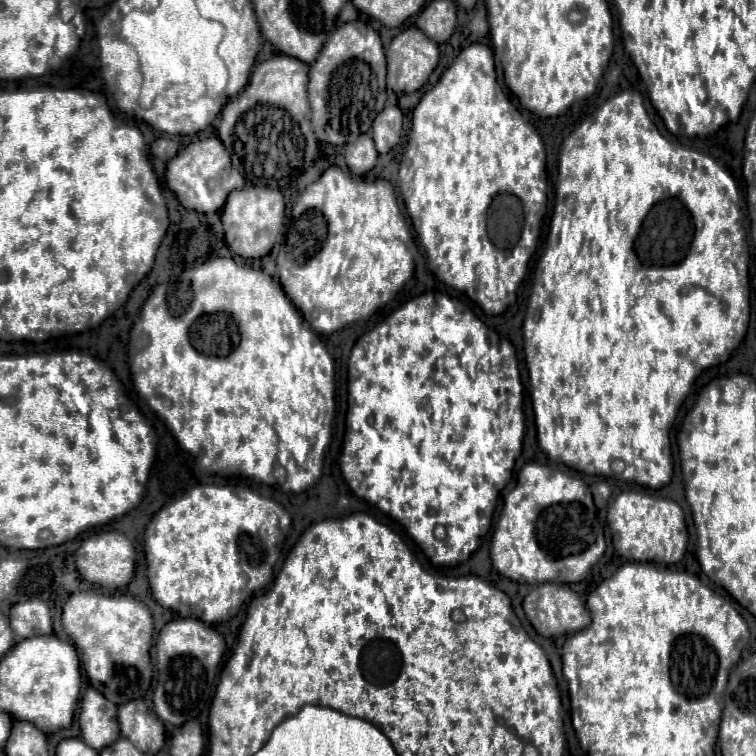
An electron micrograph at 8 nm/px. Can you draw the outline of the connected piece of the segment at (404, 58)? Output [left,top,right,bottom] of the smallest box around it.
[387,28,439,94]

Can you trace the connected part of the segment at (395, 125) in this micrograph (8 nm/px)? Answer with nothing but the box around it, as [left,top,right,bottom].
[373,106,403,154]

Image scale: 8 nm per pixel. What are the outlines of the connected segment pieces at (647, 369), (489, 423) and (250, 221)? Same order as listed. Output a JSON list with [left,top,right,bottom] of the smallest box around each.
[[523,90,752,488],[341,292,525,566],[221,186,285,258]]

